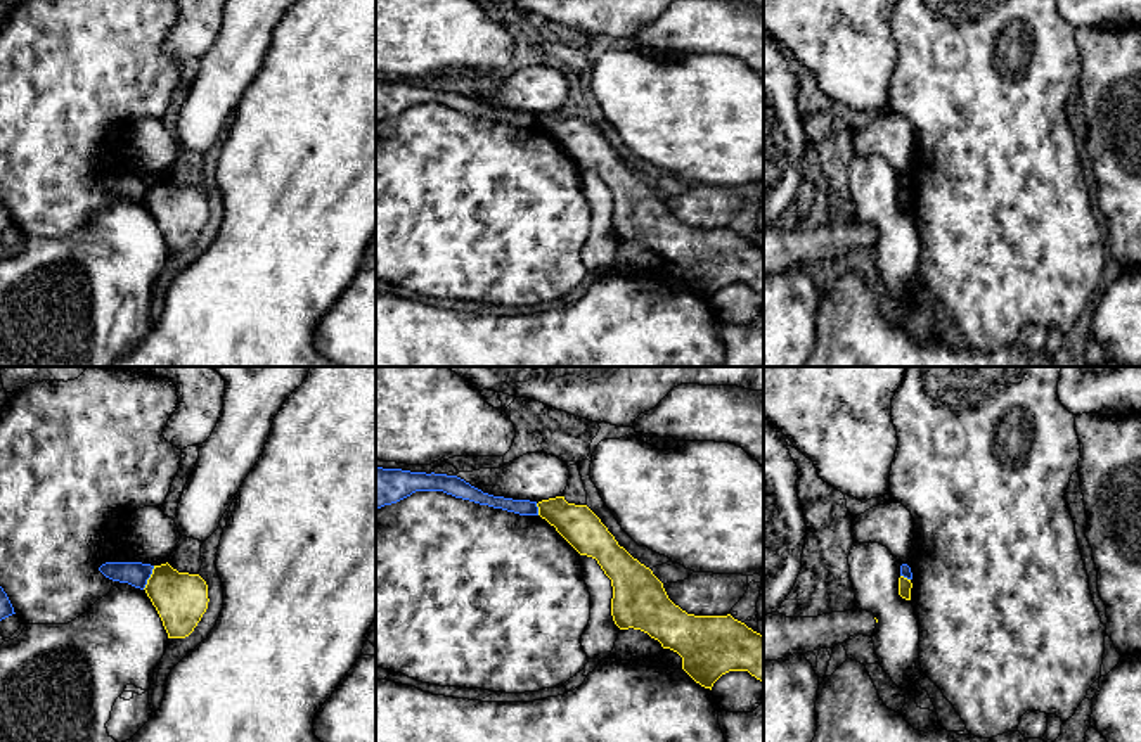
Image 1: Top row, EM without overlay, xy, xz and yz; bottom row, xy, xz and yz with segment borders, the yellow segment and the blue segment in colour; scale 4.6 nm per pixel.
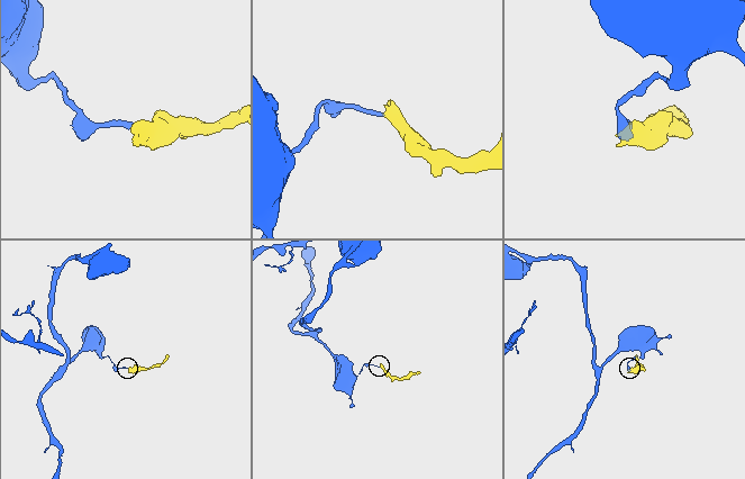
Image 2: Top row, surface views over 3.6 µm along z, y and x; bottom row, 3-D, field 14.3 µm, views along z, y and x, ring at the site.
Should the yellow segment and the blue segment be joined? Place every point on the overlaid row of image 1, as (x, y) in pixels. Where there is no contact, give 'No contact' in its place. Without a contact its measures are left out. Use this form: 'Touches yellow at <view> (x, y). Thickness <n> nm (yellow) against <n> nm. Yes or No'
Touches yellow at xy (149, 578). Thickness 260 nm (yellow) against 110 nm. No

